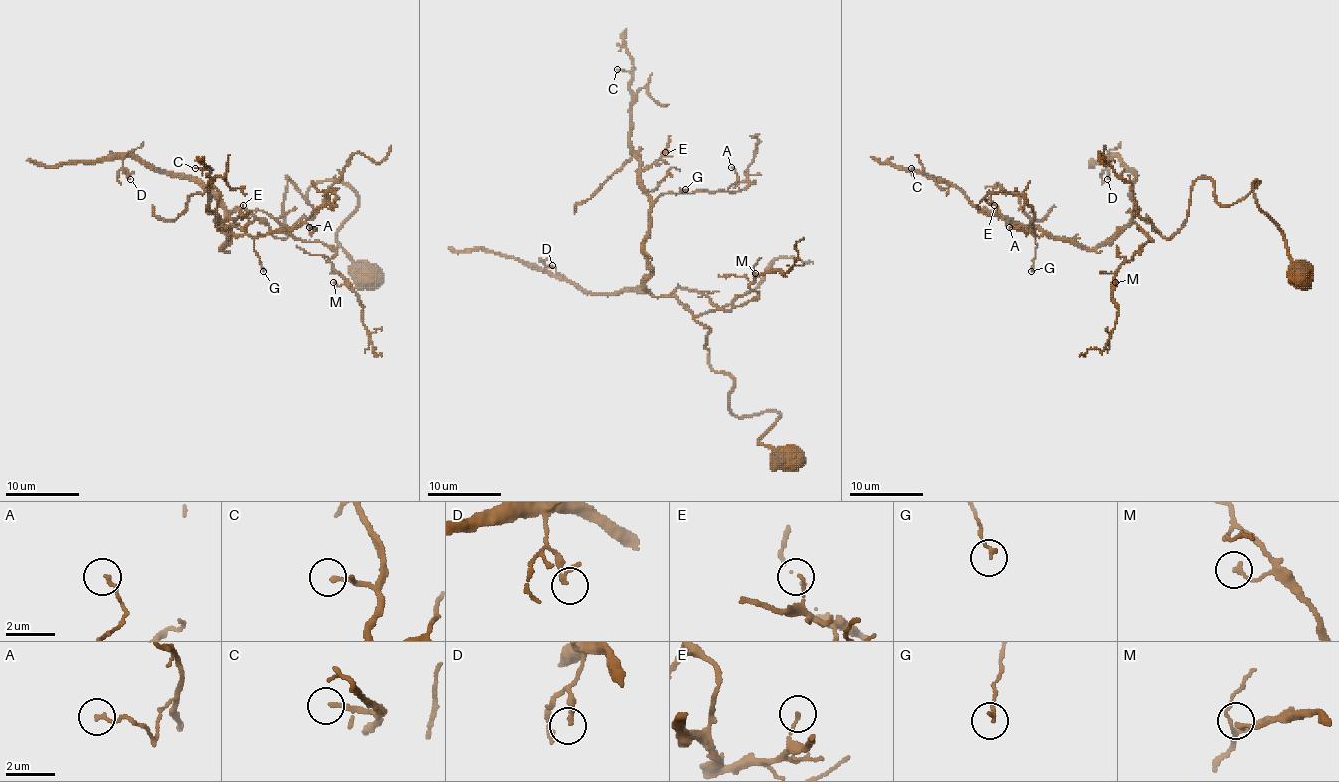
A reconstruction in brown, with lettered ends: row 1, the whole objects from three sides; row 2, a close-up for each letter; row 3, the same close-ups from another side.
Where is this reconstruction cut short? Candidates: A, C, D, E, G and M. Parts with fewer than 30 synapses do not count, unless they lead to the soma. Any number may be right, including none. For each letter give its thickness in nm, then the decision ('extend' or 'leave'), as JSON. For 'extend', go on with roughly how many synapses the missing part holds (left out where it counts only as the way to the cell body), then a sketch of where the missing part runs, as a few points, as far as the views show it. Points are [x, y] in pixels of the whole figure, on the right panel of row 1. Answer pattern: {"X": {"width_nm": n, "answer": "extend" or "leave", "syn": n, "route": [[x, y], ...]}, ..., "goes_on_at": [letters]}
{"A": {"width_nm": 110, "answer": "leave"}, "C": {"width_nm": 120, "answer": "extend", "syn": 30, "route": [[911, 168], [935, 170], [941, 175], [937, 184], [948, 192], [956, 203], [954, 210], [970, 218]]}, "D": {"width_nm": 180, "answer": "leave"}, "E": {"width_nm": 110, "answer": "leave"}, "G": {"width_nm": 120, "answer": "leave"}, "M": {"width_nm": 170, "answer": "leave"}, "goes_on_at": ["C"]}

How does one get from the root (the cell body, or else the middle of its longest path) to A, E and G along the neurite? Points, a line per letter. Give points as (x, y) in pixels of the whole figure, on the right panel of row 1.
A: (1296, 273), (1257, 181), (1220, 205), (1198, 179), (1170, 238), (1139, 208), (1092, 249), (1009, 227)
E: (1296, 273), (1257, 181), (1220, 205), (1198, 179), (1170, 238), (1139, 208), (1092, 249), (1022, 229), (994, 205)
G: (1296, 273), (1259, 182), (1220, 205), (1209, 179), (1170, 238), (1139, 208), (1092, 249), (1035, 234), (1031, 271)

